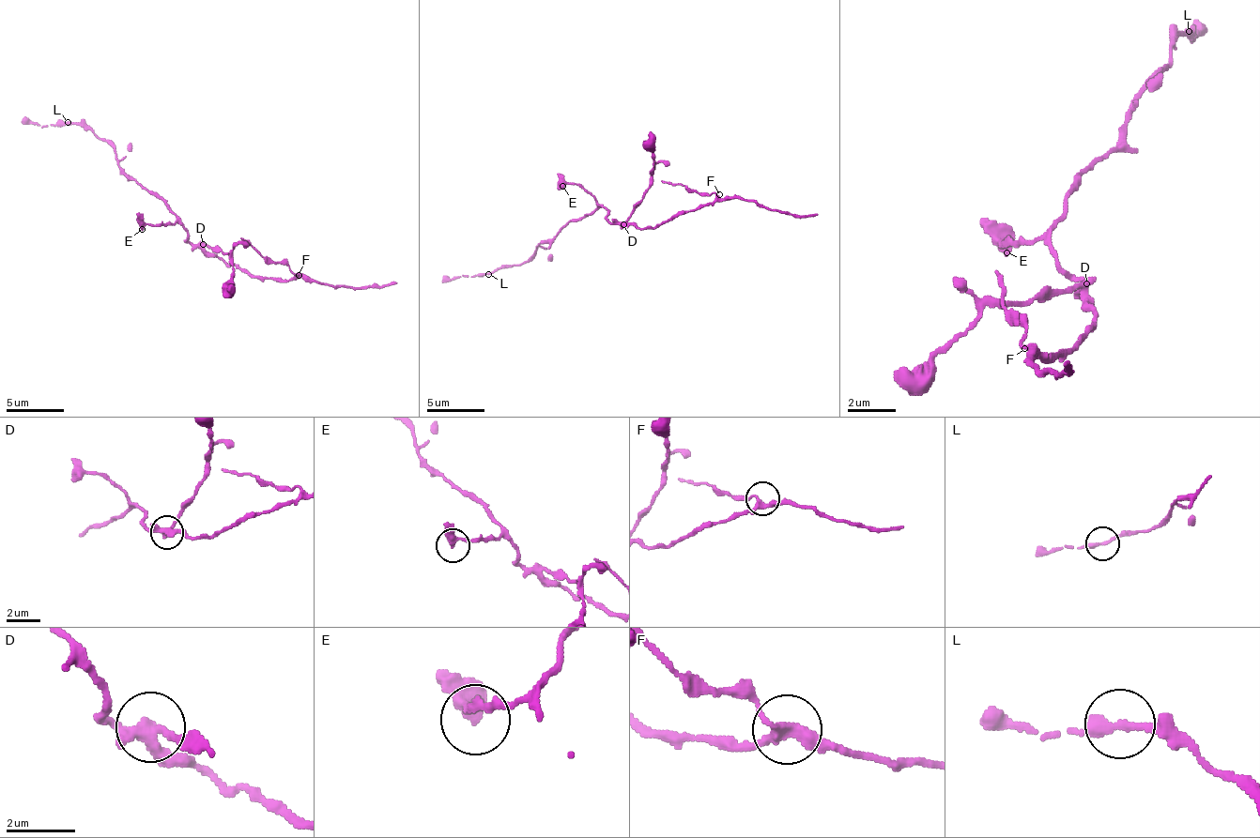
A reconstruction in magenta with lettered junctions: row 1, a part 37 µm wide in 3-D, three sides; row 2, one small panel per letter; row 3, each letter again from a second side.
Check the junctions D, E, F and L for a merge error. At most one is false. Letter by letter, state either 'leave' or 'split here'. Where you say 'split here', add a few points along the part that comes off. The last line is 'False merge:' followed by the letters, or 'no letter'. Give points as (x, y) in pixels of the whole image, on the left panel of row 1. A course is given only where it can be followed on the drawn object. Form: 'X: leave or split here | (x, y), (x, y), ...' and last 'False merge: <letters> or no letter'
D: split here | (203, 243), (229, 254), (232, 286), (229, 290)
E: leave
F: leave
L: leave
False merge: D

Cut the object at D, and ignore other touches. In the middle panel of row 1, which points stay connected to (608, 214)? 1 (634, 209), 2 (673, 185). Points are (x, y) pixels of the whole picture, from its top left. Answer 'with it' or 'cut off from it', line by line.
1: cut off from it
2: with it

